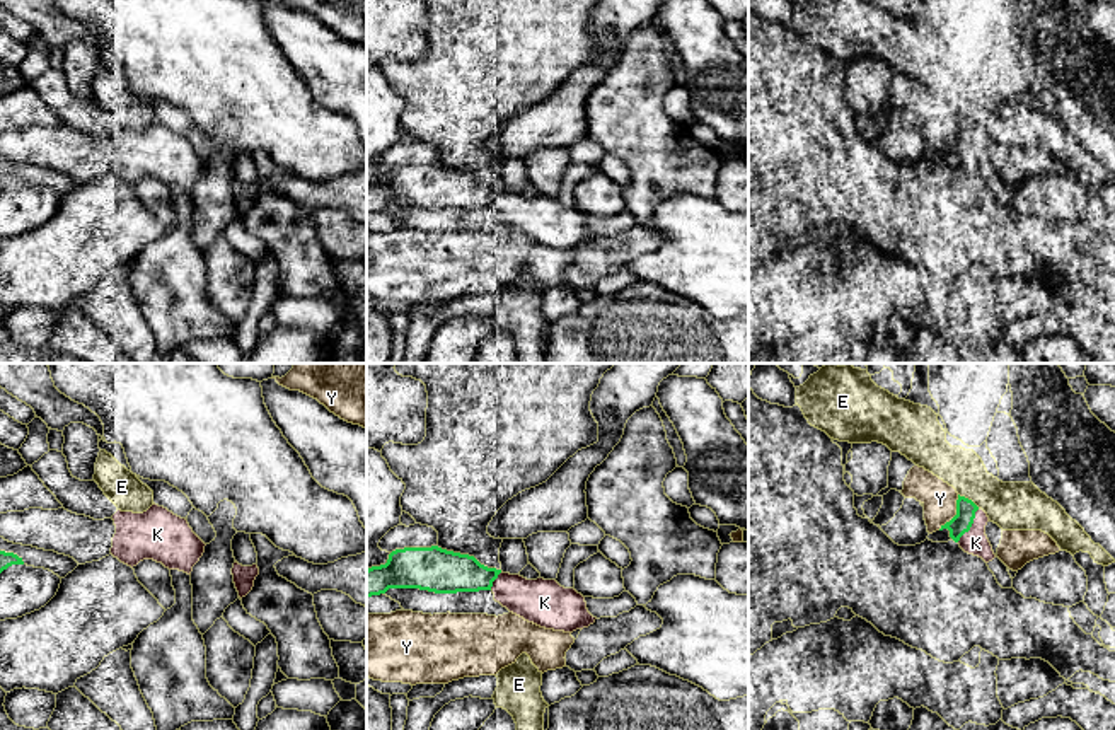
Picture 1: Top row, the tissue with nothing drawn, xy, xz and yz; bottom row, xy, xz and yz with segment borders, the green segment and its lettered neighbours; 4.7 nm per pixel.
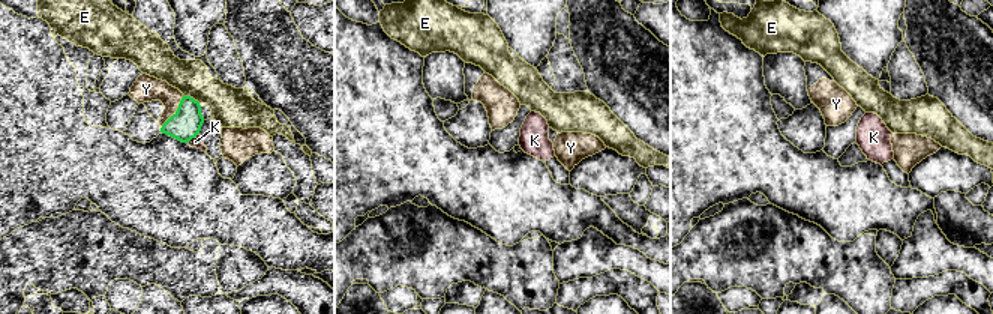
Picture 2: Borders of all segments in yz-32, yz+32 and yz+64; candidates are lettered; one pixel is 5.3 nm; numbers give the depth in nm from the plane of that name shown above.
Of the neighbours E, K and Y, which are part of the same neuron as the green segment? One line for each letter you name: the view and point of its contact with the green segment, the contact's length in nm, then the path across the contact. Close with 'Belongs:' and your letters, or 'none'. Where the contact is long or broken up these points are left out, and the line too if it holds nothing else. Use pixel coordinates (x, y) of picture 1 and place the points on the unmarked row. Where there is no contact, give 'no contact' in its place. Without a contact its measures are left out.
K: contact yz (970, 144); length 190 nm
Belongs: K

